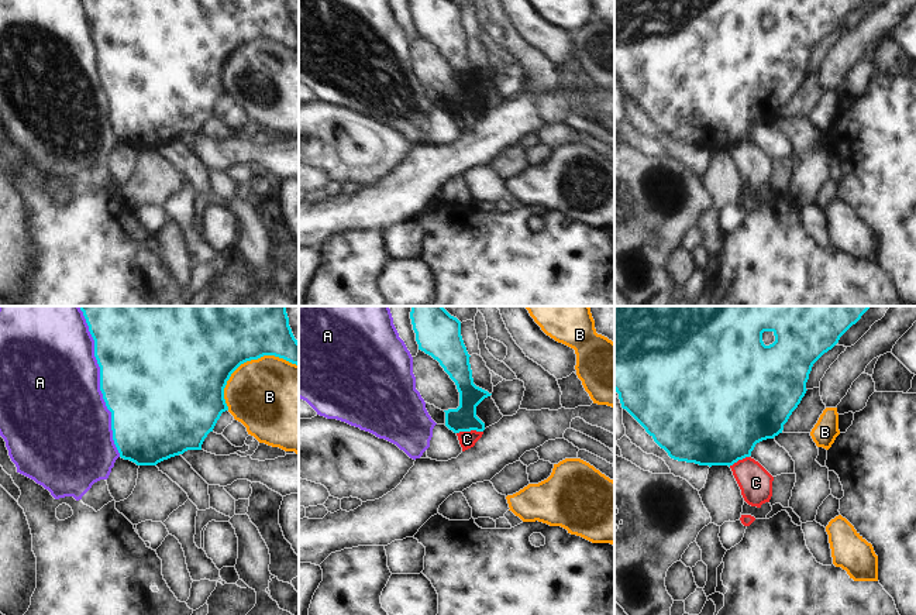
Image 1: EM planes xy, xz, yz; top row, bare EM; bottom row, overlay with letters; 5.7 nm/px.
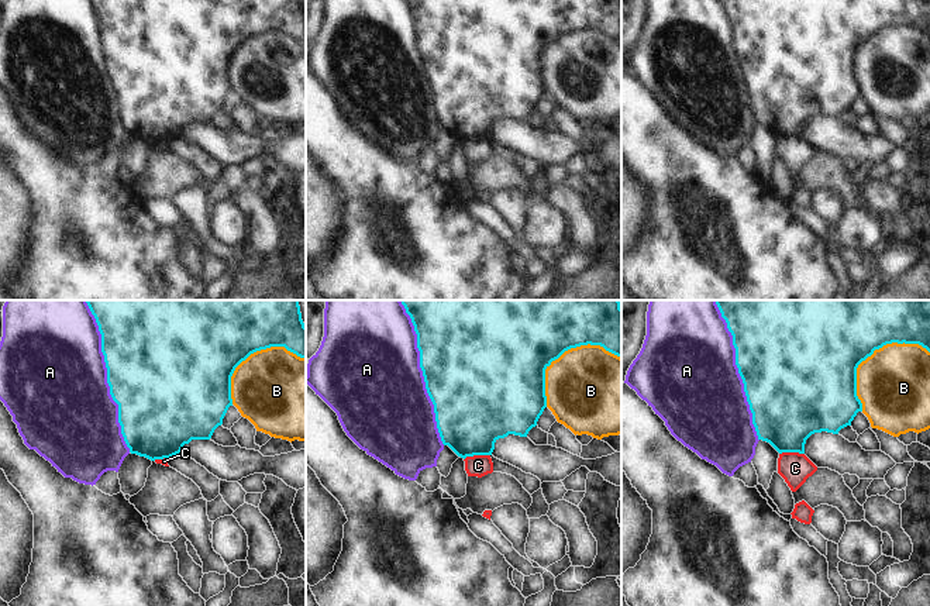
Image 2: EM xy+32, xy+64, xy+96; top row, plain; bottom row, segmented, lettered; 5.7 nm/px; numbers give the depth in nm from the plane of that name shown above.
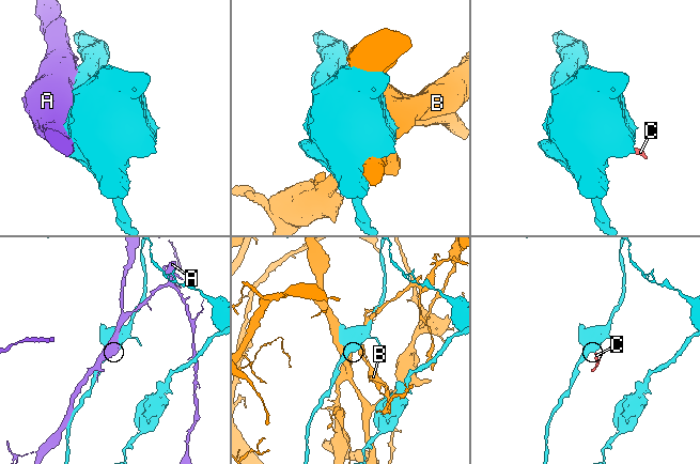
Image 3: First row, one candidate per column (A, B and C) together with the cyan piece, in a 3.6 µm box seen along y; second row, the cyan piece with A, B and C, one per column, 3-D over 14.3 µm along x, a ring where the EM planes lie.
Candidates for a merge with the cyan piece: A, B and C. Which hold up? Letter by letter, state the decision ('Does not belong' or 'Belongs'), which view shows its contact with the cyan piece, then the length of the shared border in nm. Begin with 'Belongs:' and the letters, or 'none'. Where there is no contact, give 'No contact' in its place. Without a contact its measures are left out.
Belongs: none
A: Does not belong. Touches cyan in xy. Shared border 850 nm
B: Does not belong. Touches cyan in xy. Shared border 480 nm
C: Does not belong. Touches cyan in xz. Shared border 150 nm.

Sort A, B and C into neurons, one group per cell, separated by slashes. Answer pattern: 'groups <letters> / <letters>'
groups A / B / C

